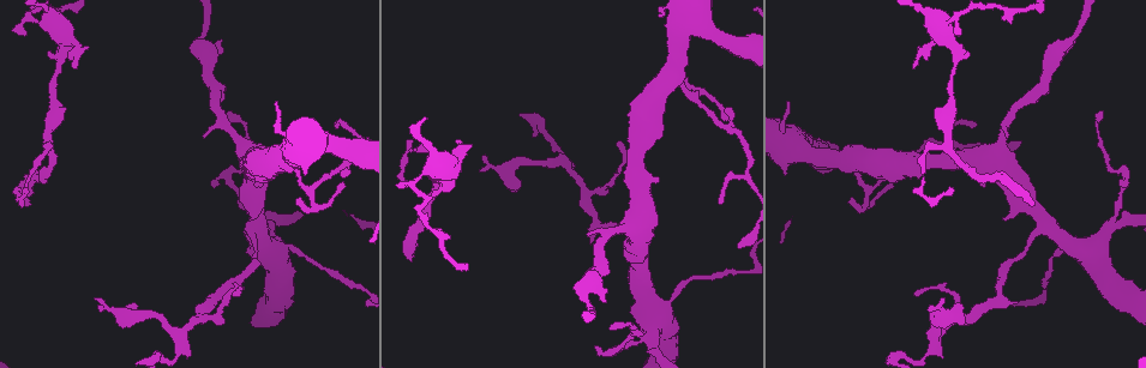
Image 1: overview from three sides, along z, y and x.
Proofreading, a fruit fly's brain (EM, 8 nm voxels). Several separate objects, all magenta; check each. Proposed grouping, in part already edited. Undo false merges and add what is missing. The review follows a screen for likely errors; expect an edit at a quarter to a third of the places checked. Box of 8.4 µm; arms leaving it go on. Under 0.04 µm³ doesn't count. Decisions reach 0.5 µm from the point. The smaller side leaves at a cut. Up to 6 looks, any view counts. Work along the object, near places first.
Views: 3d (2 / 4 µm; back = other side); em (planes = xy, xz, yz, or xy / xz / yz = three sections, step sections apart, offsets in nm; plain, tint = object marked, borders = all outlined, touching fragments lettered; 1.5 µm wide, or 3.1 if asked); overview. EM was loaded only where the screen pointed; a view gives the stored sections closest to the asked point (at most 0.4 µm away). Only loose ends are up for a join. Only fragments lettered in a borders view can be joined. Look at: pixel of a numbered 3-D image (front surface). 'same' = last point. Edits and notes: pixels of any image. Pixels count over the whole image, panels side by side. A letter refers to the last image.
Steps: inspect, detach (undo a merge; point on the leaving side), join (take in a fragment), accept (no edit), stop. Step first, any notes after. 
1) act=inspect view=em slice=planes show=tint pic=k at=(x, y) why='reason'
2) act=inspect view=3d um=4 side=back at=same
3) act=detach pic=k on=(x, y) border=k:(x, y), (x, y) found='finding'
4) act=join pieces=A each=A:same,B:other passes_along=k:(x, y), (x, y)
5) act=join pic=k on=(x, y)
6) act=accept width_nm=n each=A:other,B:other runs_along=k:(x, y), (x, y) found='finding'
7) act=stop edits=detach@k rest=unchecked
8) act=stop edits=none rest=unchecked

act=inspect view=3d um=2 pic=1 at=(1020, 253) why='thin neck'

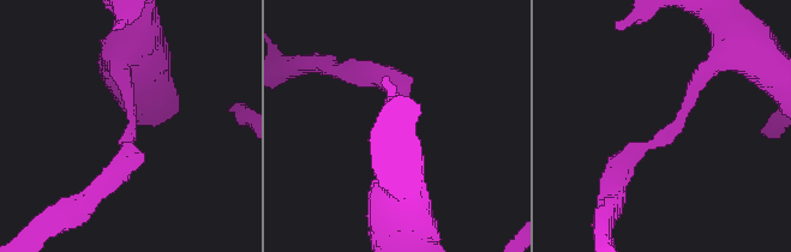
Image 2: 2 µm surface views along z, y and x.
act=inspect view=em slice=planes show=borders pic=2 at=(663, 132) arm_widths_nm=180,300

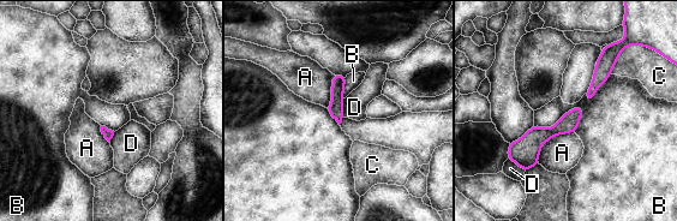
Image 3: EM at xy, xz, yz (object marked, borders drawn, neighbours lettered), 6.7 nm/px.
act=accept width_nm=20 each=A:other,B:other,C:other,D:other border=3:(583, 111), (534, 126) found='one cell here'

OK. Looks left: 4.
act=inspect view=em slice=xz step=4 show=borders pic=1 at=(1102, 116) why='thin end'

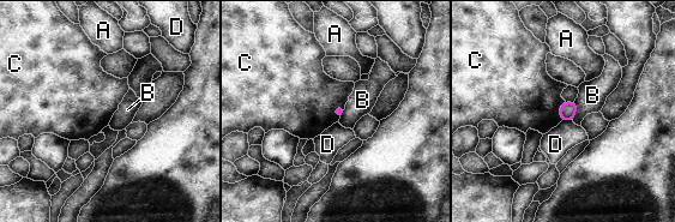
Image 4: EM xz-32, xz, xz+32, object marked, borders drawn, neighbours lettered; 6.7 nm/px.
act=accept each=A:other,B:other,C:other,D:other border=4:(572, 120), (561, 121) found='none of them fits'

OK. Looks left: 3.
act=inspect view=3d um=2 pic=1 at=(737, 246) why='thin end'

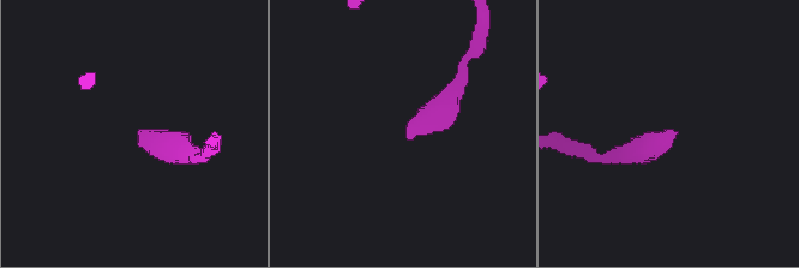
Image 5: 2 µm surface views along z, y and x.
act=inspect view=em slice=planes show=borders pic=5 at=(410, 138)

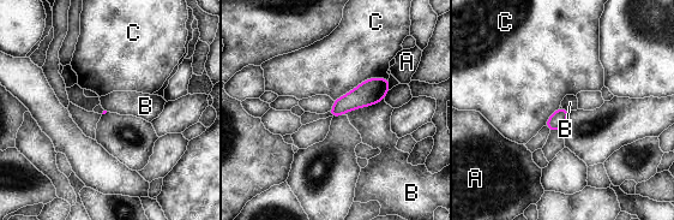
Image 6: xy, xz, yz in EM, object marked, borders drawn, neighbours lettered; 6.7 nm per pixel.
act=accept each=A:other,B:other,C:other border=6:(384, 99), (341, 114) found='none of them fits'

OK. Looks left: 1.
act=stop edits=none rest=unchecked

